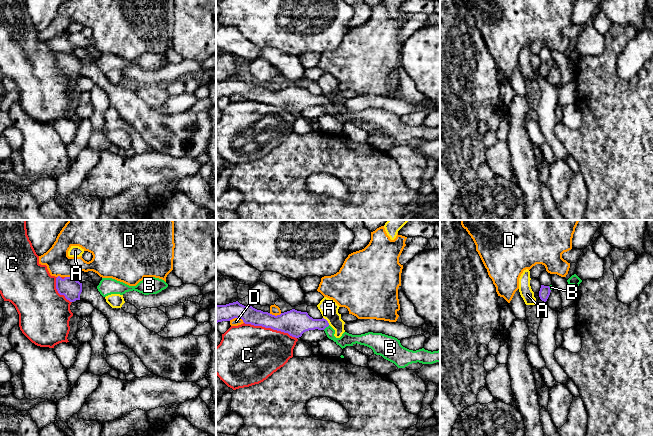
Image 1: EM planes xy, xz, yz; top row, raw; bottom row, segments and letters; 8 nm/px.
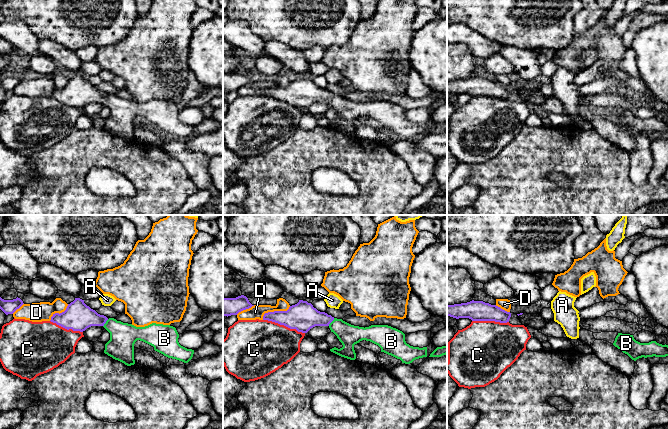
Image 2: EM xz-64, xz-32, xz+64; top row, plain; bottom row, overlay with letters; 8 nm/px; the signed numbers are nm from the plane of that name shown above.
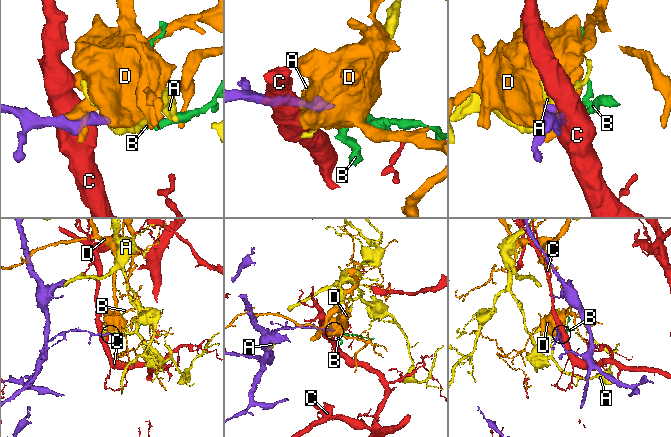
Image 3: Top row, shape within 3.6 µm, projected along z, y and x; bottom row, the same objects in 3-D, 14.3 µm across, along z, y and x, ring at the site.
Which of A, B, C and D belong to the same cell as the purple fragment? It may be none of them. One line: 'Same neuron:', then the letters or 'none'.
Same neuron: B

